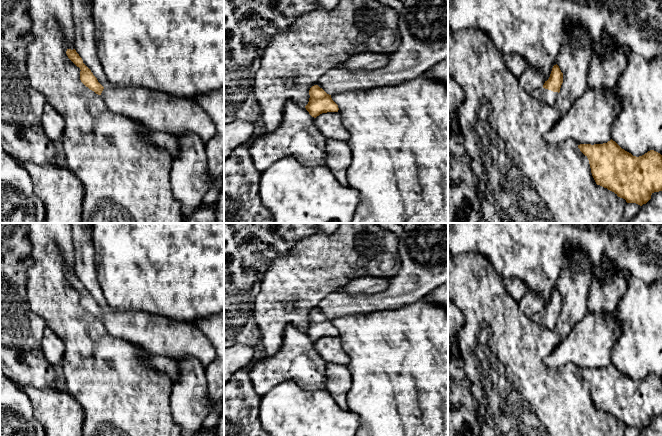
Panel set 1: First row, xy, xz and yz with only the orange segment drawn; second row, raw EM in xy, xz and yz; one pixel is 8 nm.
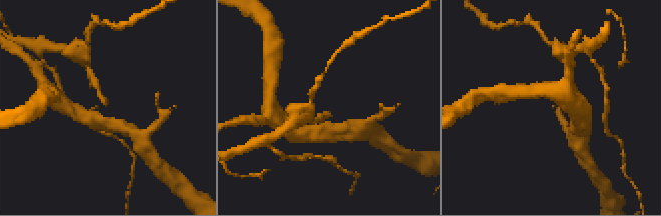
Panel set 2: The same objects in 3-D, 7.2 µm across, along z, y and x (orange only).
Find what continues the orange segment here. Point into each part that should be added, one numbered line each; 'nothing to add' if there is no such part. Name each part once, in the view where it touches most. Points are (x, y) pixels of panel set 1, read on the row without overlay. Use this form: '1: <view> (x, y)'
1: yz (548, 321)

